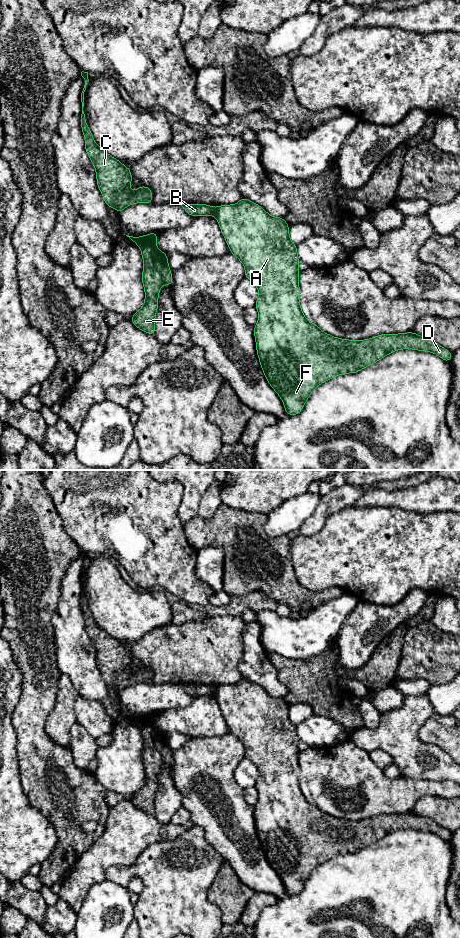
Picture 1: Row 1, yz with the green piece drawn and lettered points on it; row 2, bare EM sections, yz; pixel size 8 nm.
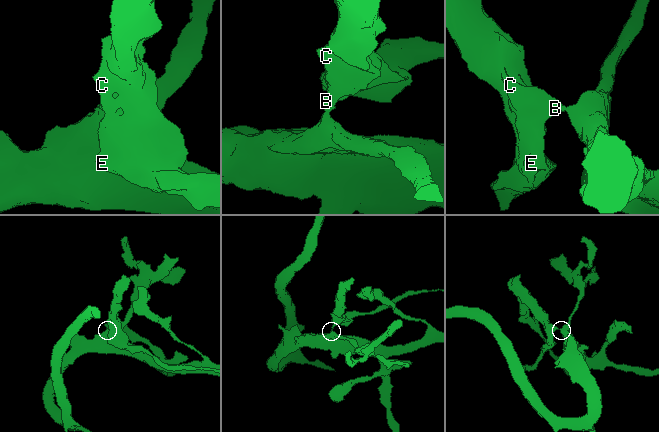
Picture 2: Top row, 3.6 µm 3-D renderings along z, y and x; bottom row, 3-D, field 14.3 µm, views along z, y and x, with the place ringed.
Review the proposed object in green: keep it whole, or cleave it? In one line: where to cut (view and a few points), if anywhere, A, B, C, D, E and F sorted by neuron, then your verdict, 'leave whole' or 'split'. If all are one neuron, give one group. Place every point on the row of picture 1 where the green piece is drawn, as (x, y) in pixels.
yz (216, 208), (214, 214) | A D F / B C E | split

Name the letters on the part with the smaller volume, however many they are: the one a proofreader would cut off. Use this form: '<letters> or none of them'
B, C, E

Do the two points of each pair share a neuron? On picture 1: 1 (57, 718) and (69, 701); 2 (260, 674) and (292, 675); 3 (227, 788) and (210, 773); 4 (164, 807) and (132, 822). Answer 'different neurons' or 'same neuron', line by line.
1: same neuron
2: different neurons
3: same neuron
4: different neurons

